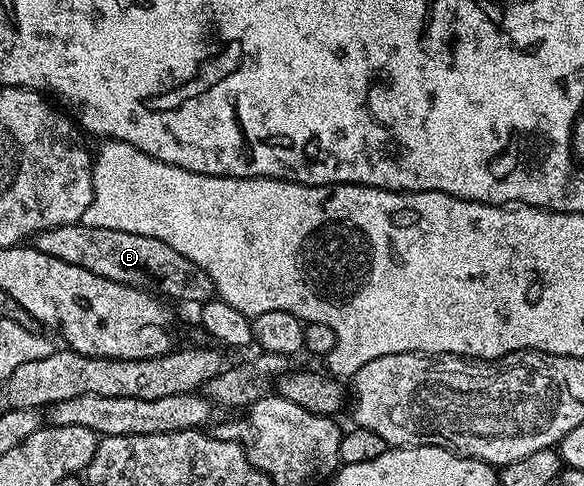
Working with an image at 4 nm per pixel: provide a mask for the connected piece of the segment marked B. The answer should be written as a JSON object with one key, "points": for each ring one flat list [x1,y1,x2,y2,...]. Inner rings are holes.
{"points":[[81,222,65,224,43,230,32,238,32,246,51,255,52,258,62,259,73,263,85,270,93,271,97,275,121,282,124,285,147,287,151,281,183,280,183,289,177,295,187,301,204,303,212,300,215,295,213,280,197,264,191,263,179,255,173,247,163,243,154,236,137,235,129,231,116,231,115,228,91,227]]}

